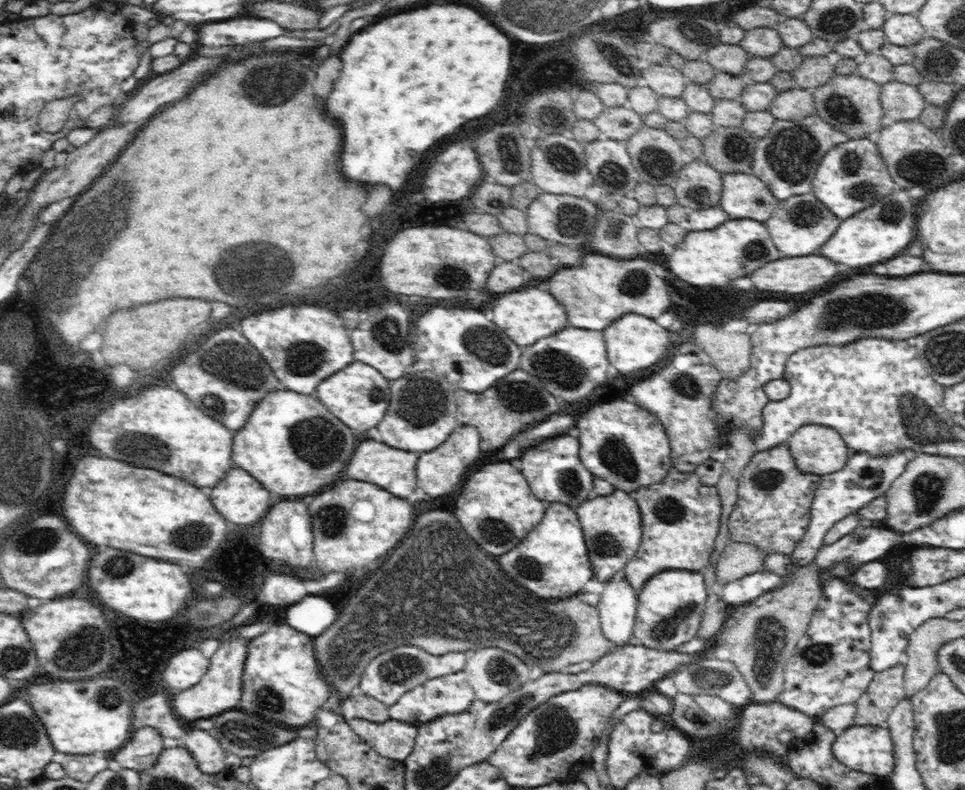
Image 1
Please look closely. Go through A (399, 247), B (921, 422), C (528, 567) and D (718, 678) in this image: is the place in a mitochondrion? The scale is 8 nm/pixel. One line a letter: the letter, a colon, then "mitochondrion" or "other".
A: other
B: mitochondrion
C: mitochondrion
D: mitochondrion

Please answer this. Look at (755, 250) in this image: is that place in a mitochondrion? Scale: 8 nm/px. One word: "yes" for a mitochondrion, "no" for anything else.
yes

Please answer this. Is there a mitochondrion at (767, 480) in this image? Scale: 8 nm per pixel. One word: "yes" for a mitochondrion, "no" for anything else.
yes

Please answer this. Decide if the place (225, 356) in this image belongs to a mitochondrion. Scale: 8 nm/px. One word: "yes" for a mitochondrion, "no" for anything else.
yes

